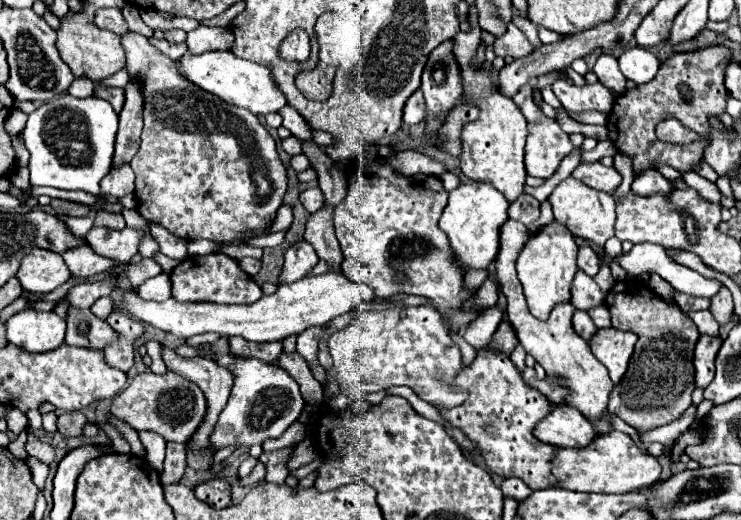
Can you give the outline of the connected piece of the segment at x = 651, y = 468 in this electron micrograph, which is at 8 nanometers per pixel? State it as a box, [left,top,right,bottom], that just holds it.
[552,432,660,494]

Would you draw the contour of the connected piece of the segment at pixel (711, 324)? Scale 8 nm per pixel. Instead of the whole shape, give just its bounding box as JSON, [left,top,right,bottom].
[686,310,720,338]

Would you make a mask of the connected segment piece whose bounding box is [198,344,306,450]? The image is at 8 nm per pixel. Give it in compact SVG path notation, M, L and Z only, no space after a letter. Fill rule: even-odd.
M200 344L198 348L234 376L228 404L220 412L218 424L210 436L210 442L216 450L228 444L254 446L262 444L268 438L278 438L300 416L306 400L300 394L298 382L282 366L266 364L258 358L238 358L232 354L218 354L212 350L210 344Z

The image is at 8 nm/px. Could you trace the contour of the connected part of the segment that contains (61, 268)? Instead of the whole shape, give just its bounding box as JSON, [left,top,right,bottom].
[16,248,72,296]

